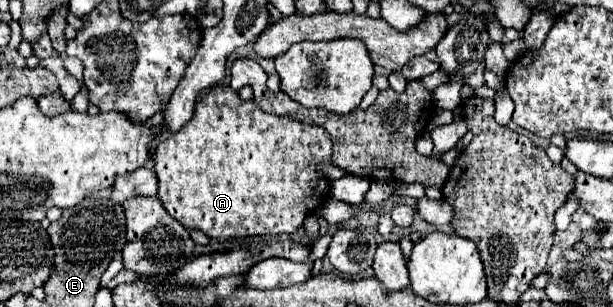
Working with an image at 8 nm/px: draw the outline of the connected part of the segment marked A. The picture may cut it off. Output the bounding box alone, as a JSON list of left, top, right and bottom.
[154,84,332,242]

